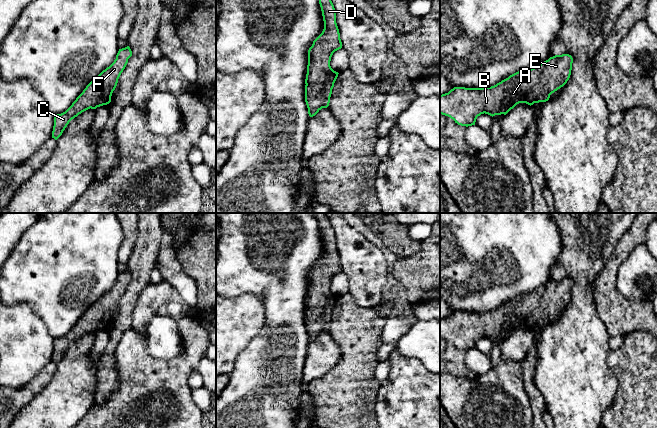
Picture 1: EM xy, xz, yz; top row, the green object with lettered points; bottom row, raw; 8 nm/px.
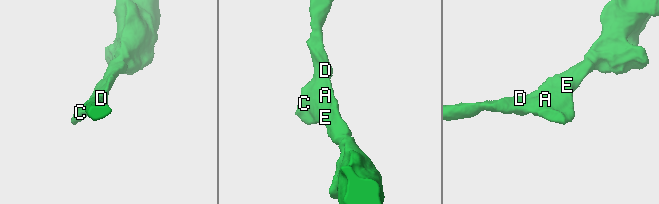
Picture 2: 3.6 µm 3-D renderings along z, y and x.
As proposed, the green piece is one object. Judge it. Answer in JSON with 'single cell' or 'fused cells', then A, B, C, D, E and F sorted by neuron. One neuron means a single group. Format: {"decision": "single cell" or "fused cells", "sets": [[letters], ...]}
{"decision": "single cell", "sets": [["A", "B", "C", "D", "E", "F"]]}

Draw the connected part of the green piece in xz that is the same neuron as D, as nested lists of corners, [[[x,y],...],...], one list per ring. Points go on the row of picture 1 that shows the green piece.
[[[319,0],[324,29],[308,50],[305,102],[310,117],[327,108],[338,72],[330,66],[333,53],[342,48],[336,12],[331,0]]]

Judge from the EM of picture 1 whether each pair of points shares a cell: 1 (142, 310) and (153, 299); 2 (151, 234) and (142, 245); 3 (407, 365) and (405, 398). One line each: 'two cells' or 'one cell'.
1: one cell
2: one cell
3: one cell

